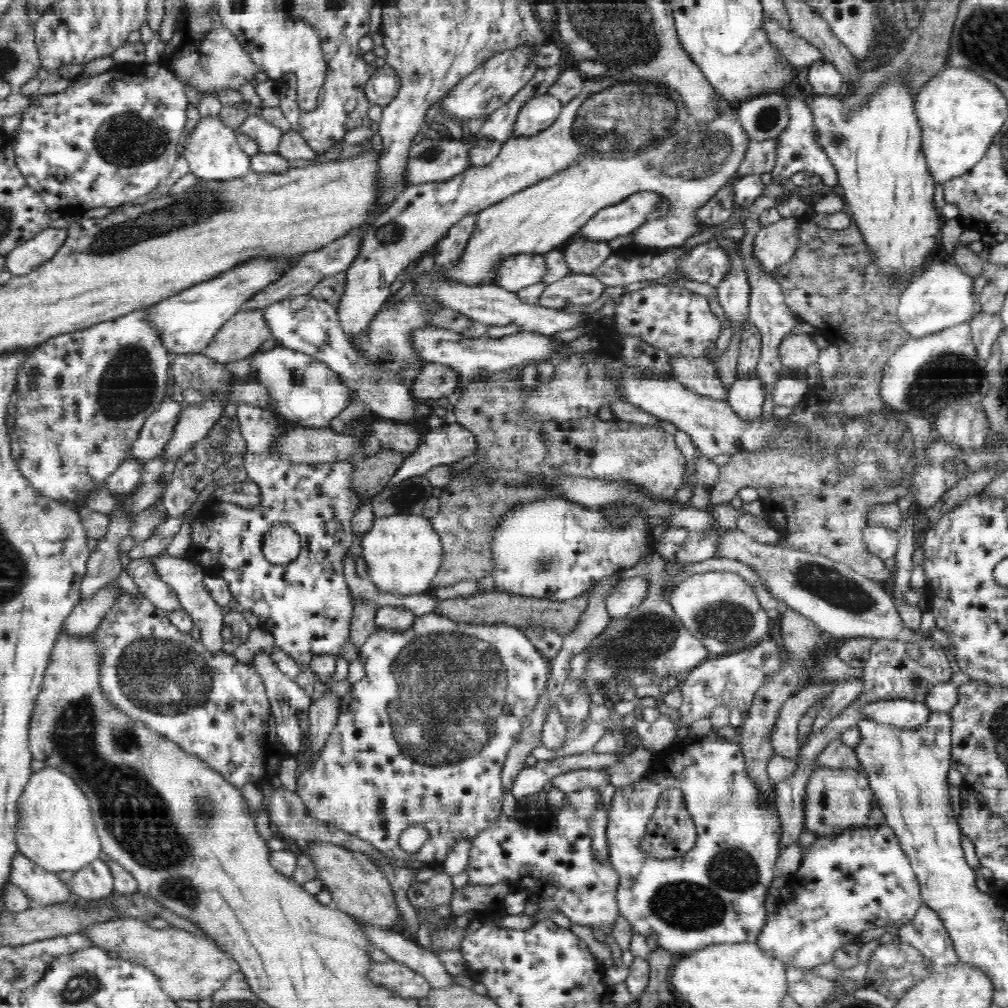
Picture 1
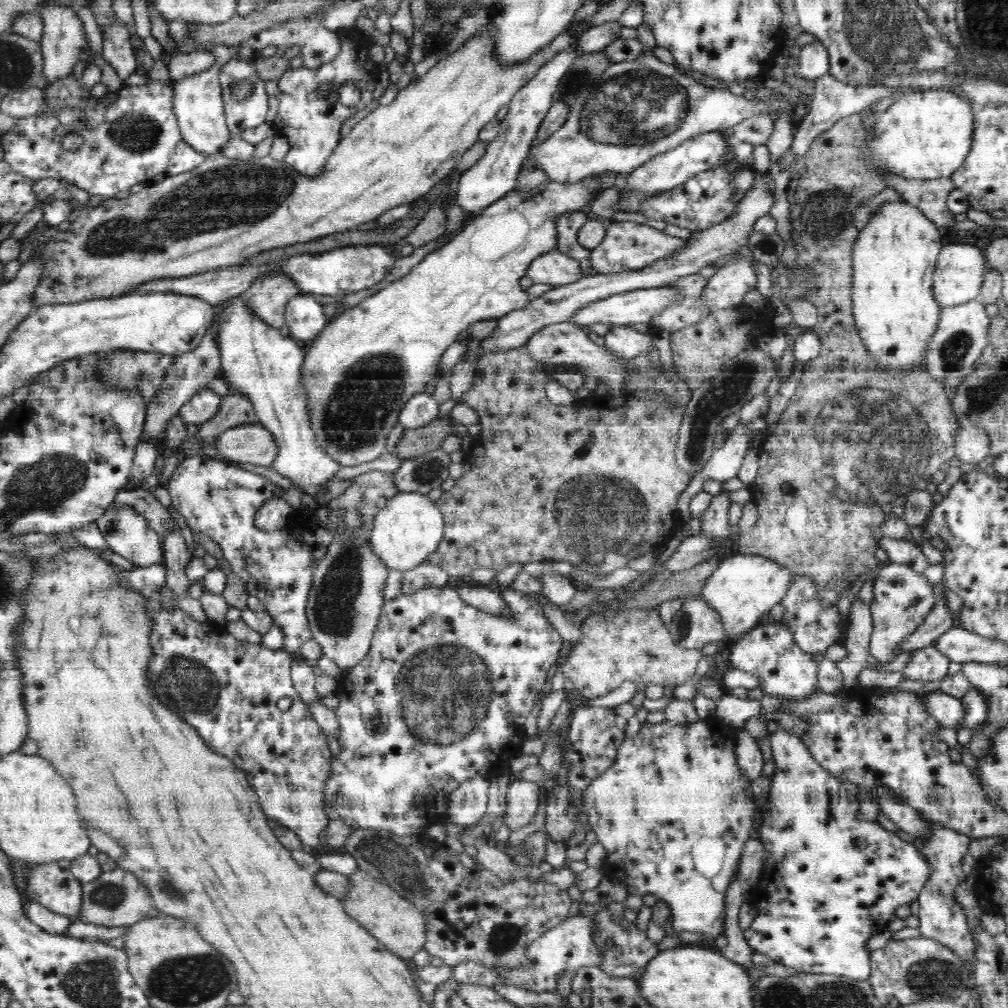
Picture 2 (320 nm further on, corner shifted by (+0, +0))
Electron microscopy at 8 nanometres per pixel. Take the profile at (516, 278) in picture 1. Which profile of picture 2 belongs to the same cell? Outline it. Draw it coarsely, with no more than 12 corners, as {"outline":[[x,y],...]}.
{"outline":[[558,250],[535,258],[526,276],[554,287],[586,274],[579,260]]}

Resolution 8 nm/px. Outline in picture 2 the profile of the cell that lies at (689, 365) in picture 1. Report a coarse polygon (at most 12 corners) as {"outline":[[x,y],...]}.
{"outline":[[611,325],[604,346],[624,358],[646,354],[652,333]]}

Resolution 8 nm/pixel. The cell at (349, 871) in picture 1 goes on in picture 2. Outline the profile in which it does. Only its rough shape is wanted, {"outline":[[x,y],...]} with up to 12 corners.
{"outline":[[360,868],[347,916],[402,959],[425,948],[416,906]]}

